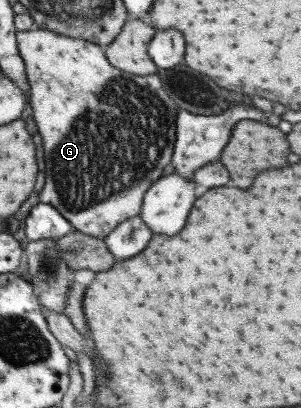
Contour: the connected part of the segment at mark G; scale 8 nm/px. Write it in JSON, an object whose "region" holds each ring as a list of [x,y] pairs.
{"region":[[[50,29],[18,31],[16,37],[32,93],[30,105],[38,133],[42,135],[46,157],[46,181],[39,199],[57,209],[76,231],[105,238],[117,225],[139,215],[146,190],[171,163],[177,140],[178,105],[162,87],[158,75],[137,76],[116,69],[107,60],[103,46],[60,35]]]}

